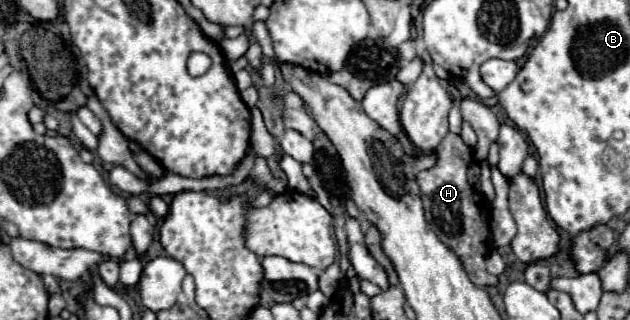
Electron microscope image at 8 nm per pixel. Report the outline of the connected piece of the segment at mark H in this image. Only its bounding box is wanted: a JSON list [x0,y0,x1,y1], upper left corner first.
[417,132,499,288]

